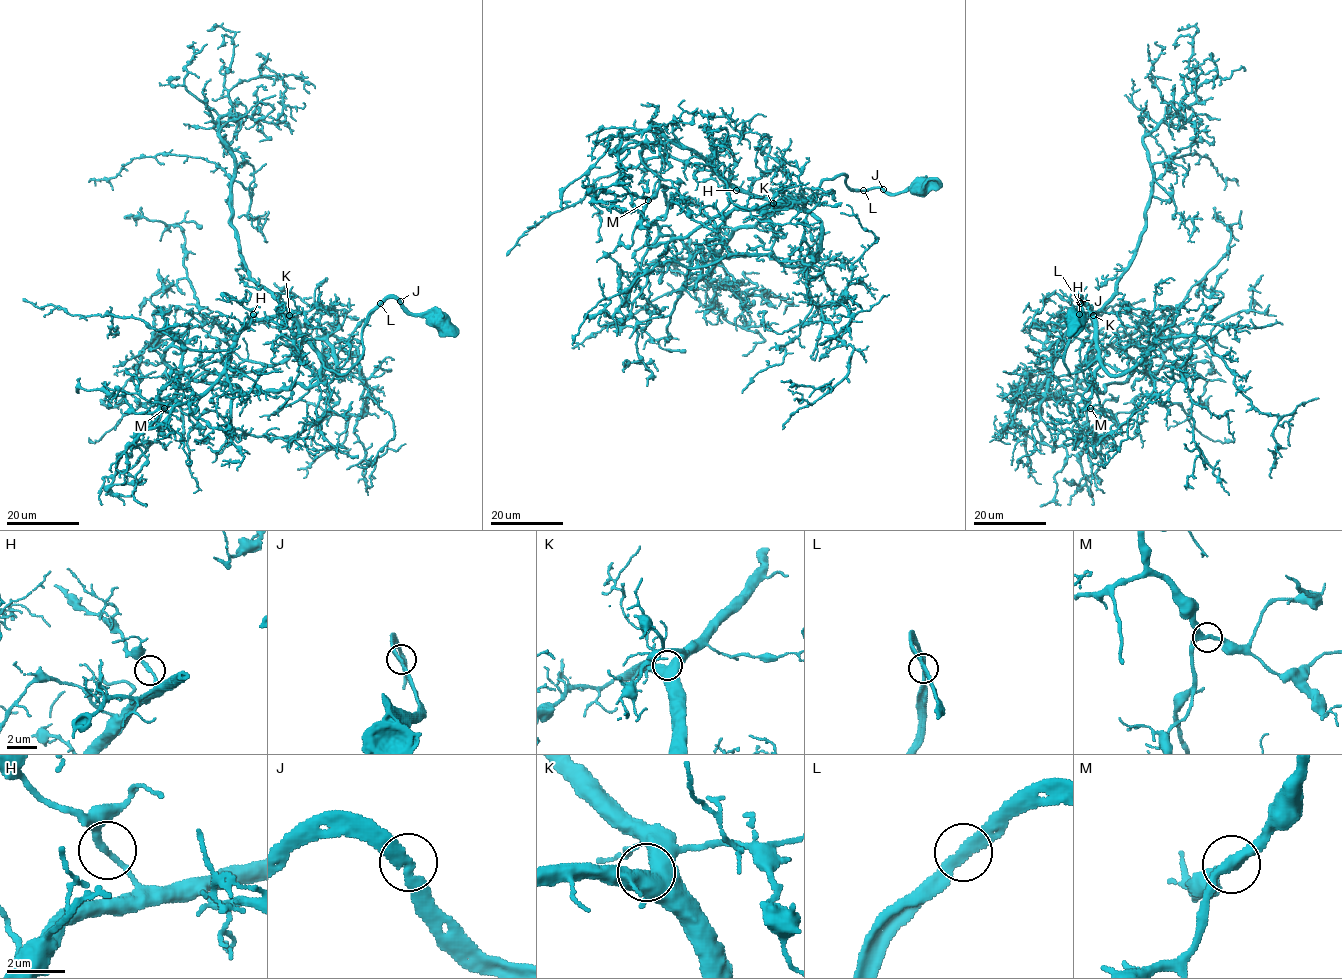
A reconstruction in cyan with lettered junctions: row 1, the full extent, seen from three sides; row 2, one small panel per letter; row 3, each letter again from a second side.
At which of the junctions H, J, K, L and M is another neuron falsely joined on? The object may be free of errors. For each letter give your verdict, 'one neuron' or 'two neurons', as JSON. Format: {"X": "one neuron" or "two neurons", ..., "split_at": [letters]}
{"H": "one neuron", "J": "one neuron", "K": "one neuron", "L": "one neuron", "M": "one neuron", "split_at": []}

